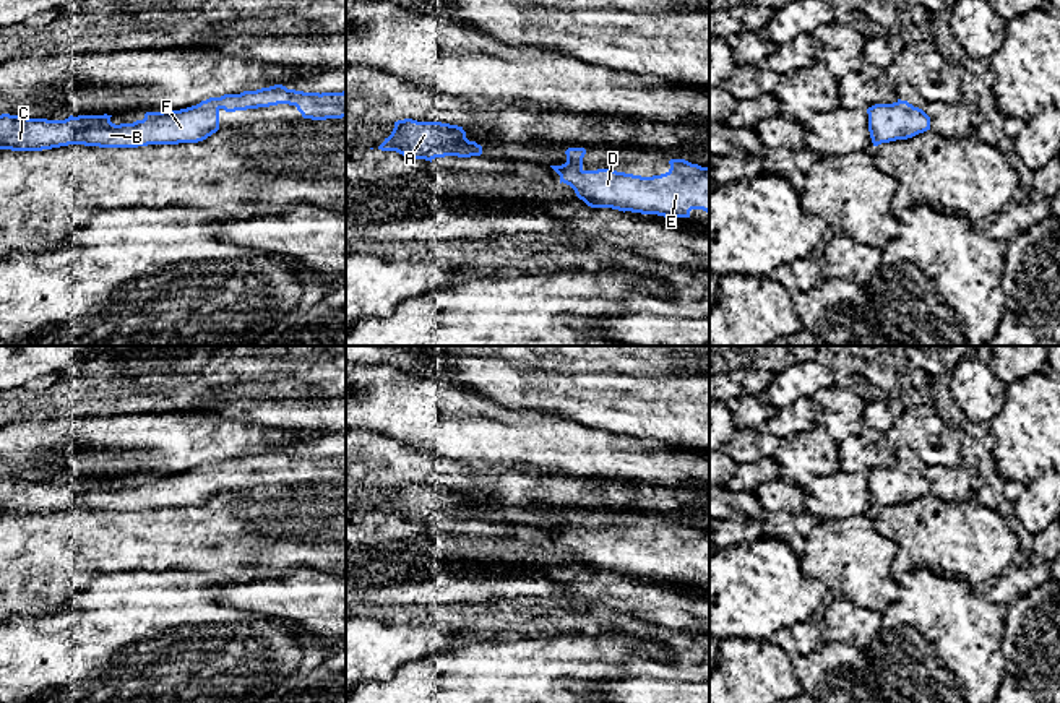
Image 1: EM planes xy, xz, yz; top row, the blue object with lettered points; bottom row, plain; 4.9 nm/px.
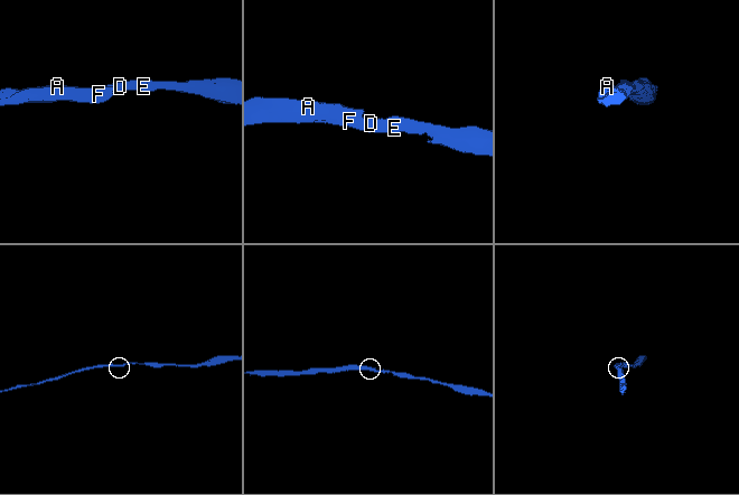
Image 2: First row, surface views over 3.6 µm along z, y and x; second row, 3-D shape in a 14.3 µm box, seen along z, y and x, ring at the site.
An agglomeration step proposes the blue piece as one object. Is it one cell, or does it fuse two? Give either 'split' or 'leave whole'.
leave whole

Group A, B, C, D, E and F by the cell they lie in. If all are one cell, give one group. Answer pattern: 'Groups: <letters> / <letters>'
Groups: A B C D E F

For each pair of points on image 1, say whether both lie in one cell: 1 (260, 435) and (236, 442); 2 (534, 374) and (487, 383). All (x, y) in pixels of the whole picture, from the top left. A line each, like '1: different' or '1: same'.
1: same
2: same

